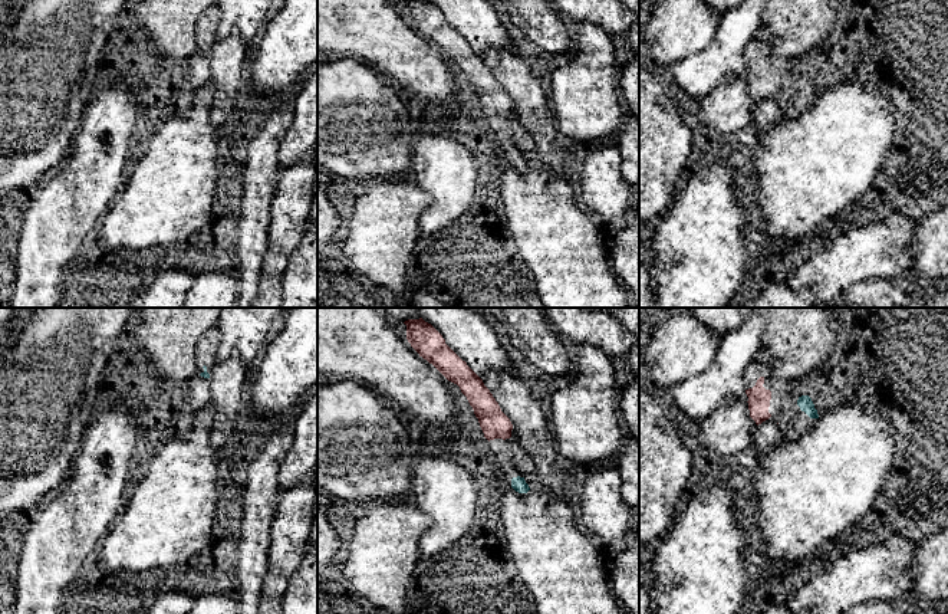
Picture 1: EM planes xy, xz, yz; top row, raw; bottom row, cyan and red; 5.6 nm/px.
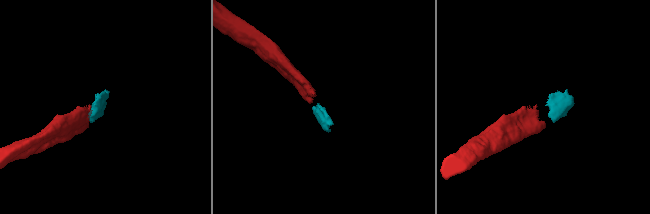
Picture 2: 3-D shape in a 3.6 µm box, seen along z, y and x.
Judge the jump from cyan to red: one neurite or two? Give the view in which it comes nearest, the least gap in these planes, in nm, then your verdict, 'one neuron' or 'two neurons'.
yz | 150 nm | one neuron

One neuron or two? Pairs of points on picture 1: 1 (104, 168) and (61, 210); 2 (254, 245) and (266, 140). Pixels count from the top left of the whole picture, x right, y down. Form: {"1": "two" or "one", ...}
{"1": "one", "2": "one"}

